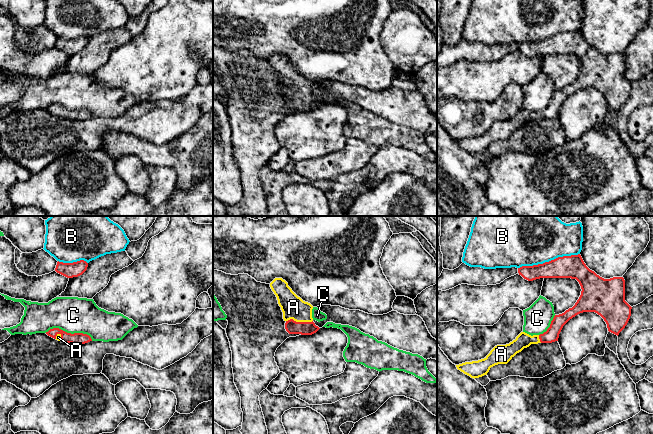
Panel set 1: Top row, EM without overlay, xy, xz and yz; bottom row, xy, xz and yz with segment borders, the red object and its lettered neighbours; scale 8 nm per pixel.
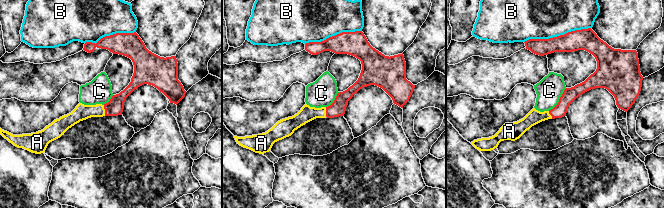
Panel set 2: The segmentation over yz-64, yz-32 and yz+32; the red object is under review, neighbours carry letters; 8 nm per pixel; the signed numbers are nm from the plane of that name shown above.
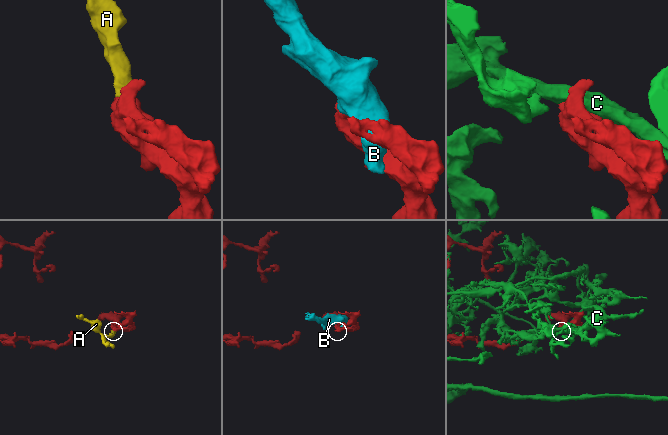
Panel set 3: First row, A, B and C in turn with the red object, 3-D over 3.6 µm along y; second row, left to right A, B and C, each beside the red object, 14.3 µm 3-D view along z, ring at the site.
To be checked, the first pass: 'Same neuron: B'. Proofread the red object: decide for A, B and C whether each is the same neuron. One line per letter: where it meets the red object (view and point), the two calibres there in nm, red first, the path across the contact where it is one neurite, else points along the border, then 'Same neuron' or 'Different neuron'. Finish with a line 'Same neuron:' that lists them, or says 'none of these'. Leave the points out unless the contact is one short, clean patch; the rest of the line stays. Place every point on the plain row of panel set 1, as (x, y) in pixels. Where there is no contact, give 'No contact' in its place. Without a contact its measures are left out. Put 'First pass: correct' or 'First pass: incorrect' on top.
First pass: incorrect
A: Touches red at xz (299, 98). Thickness 110 nm (red) against 190 nm. Path across: xz (292, 103), (299, 98), (298, 90), (293, 83). Same neuron
B: Touches red at yz (549, 37). Thickness 180 nm (red) against 340 nm. Different neuron
C: Touches red at xy (69, 109). Thickness 100 nm (red) against 280 nm. Different neuron
Same neuron: A

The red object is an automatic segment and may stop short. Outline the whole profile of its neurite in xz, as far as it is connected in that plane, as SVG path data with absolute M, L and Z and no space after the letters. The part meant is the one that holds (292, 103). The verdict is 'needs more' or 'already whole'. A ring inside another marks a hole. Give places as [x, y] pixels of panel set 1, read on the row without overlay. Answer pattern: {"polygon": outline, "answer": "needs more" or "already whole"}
{"polygon": "M275 54L270 63L277 73L289 110L312 111L320 105L313 98L313 82L298 73L285 56Z", "answer": "needs more"}

